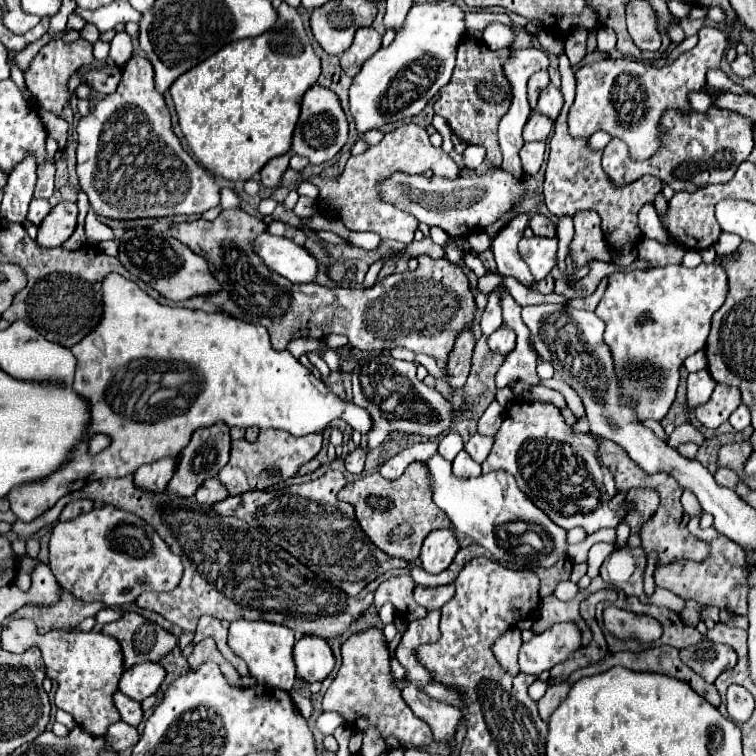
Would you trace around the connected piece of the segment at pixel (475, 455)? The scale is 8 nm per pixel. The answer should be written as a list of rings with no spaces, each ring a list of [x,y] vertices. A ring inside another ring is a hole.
[[[476,433],[476,435],[474,435],[474,437],[464,445],[464,451],[466,451],[474,461],[482,463],[482,461],[488,457],[488,453],[490,453],[492,443],[494,443],[494,439]]]

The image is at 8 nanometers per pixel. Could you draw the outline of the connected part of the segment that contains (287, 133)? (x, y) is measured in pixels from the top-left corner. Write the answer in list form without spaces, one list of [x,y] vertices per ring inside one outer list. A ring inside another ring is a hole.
[[[280,3],[280,21],[276,27],[254,39],[232,41],[218,53],[198,63],[192,71],[172,83],[170,93],[180,119],[180,129],[196,159],[214,175],[228,181],[248,181],[270,159],[280,157],[292,147],[292,133],[300,115],[302,95],[320,75],[320,57],[314,53],[302,19],[294,7]]]

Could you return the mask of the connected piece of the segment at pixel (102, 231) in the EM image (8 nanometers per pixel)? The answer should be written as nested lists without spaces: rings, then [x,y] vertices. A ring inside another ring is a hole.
[[[92,207],[88,209],[84,227],[86,227],[86,241],[88,243],[102,243],[106,239],[112,239],[112,229],[96,219],[96,213]]]

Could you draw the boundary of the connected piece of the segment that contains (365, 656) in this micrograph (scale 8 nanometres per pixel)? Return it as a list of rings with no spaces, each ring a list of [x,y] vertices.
[[[368,627],[366,631],[350,635],[342,643],[342,665],[336,679],[324,693],[322,709],[340,713],[352,731],[376,727],[384,739],[396,737],[408,747],[428,747],[434,741],[428,723],[418,719],[418,715],[412,715],[400,693],[402,691],[396,687],[396,679],[390,669],[390,651],[384,633],[378,627]]]

